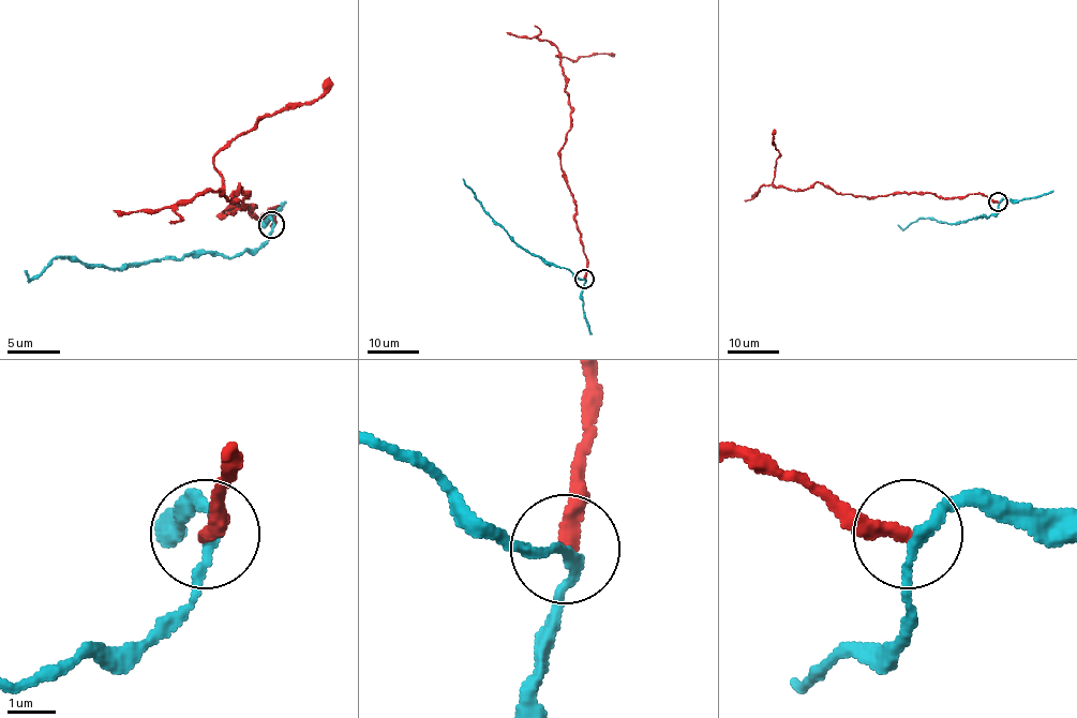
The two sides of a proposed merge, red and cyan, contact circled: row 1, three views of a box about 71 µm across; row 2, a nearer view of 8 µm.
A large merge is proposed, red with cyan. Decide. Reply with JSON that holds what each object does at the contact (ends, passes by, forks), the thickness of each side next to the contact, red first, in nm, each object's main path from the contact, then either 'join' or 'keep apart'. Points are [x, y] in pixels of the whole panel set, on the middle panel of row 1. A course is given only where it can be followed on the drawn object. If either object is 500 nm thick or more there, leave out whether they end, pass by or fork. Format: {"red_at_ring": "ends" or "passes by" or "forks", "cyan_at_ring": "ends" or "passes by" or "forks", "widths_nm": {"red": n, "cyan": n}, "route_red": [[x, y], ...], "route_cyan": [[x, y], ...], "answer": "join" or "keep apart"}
{"red_at_ring": "ends", "cyan_at_ring": "passes by", "widths_nm": {"red": 280, "cyan": 200}, "route_red": [[584, 280], [586, 256], [576, 199], [561, 167], [571, 107], [561, 54], [555, 56], [612, 55]], "route_cyan": [[584, 280], [565, 268], [547, 265], [522, 249], [483, 208], [463, 179]], "answer": "keep apart"}

